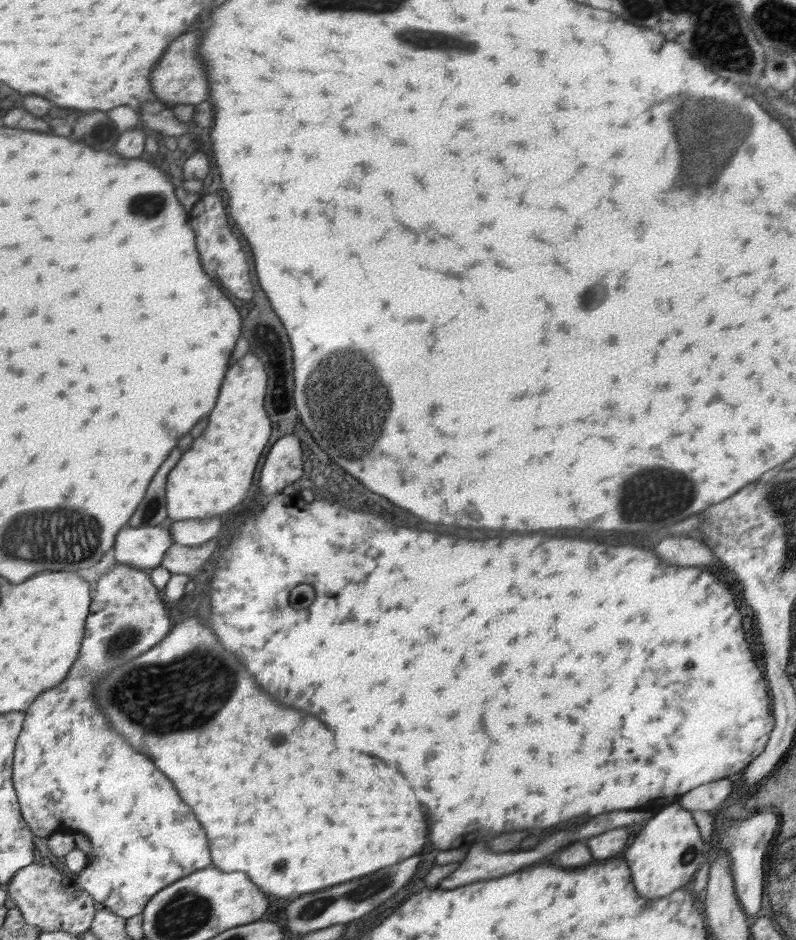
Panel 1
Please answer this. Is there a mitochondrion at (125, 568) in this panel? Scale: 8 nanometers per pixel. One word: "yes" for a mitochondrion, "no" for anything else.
no

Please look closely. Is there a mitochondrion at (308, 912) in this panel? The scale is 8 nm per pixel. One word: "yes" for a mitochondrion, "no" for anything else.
yes

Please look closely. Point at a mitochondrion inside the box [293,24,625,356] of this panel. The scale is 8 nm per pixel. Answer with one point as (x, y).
(412, 38)

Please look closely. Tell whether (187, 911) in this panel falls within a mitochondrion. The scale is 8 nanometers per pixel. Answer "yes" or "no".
yes

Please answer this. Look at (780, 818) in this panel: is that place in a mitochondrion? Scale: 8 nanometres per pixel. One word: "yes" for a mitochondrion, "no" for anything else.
no

